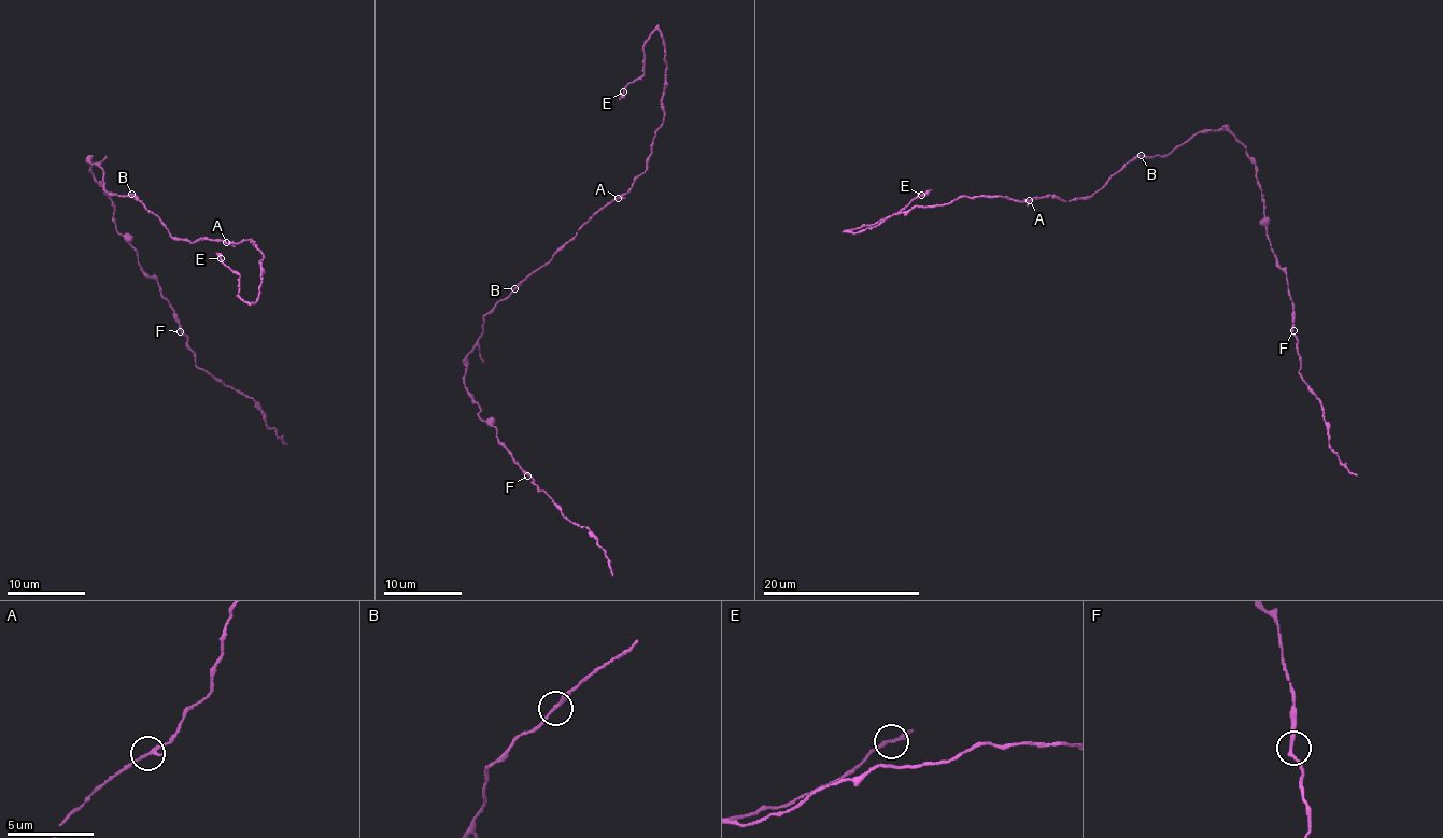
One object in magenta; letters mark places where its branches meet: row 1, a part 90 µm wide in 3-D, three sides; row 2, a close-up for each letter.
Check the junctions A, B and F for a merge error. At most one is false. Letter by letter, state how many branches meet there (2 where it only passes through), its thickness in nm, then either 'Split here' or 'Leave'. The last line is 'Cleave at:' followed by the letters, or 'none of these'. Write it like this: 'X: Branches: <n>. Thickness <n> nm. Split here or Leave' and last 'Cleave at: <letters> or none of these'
A: Branches: 2. Thickness 200 nm. Leave
B: Branches: 2. Thickness 200 nm. Leave
F: Branches: 2. Thickness 190 nm. Leave
Cleave at: none of these

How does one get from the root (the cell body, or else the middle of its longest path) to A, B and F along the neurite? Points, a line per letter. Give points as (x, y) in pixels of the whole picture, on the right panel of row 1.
A: (1164, 155), (1132, 158), (1090, 198), (1062, 201), (1049, 196), (1030, 200)
B: (1164, 155), (1145, 158), (1141, 155)
F: (1164, 155), (1200, 131), (1228, 130), (1245, 150), (1261, 190), (1270, 249), (1288, 282), (1293, 330)

